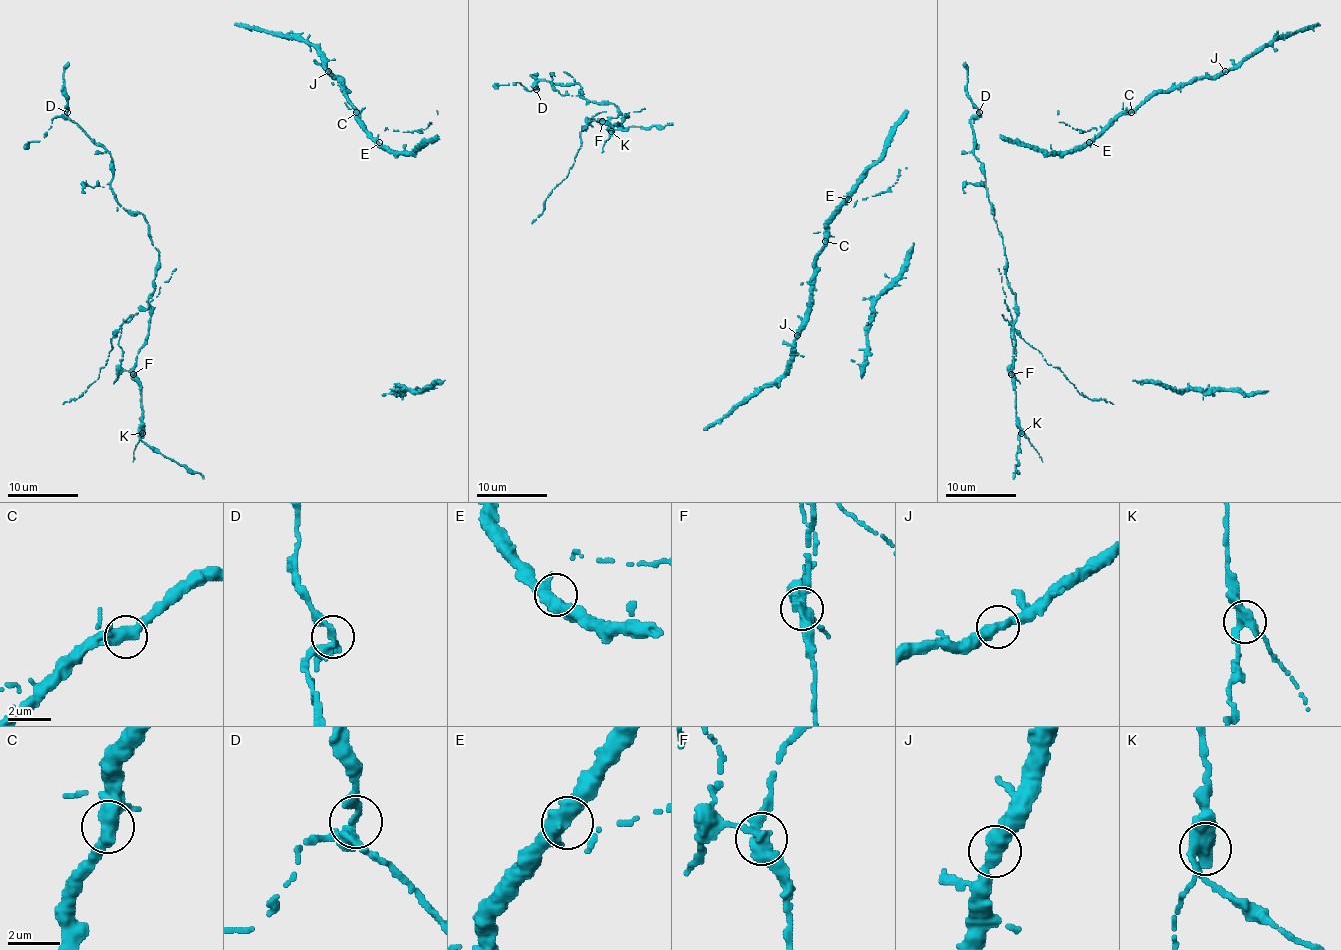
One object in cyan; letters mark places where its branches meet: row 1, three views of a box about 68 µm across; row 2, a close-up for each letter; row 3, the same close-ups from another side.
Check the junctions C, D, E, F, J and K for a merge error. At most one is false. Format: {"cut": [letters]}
{"cut": ["F"]}

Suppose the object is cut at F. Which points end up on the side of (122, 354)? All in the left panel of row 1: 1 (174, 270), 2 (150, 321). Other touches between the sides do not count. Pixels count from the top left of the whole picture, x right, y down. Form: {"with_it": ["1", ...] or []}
{"with_it": ["1"]}

